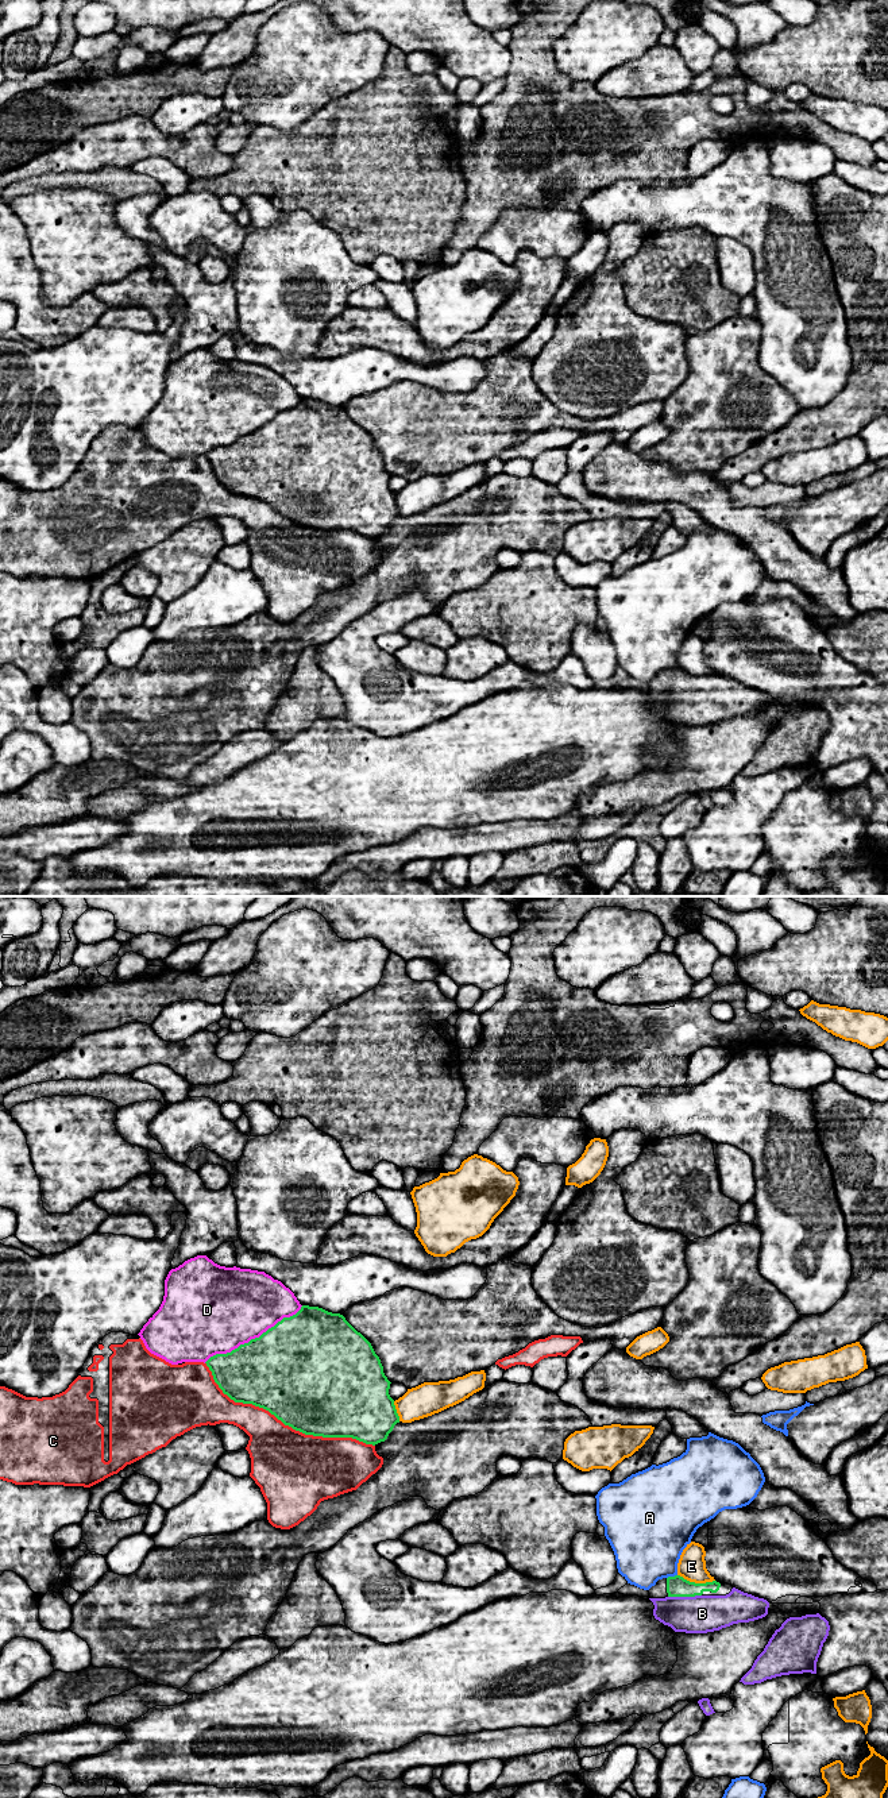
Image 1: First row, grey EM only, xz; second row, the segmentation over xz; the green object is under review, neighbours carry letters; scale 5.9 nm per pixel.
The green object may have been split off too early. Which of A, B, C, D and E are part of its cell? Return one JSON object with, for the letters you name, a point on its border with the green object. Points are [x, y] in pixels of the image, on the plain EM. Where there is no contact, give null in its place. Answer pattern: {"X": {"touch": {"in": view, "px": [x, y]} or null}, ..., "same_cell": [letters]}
{"B": {"touch": {"in": "xz", "px": [684, 689]}}, "same_cell": ["B"]}

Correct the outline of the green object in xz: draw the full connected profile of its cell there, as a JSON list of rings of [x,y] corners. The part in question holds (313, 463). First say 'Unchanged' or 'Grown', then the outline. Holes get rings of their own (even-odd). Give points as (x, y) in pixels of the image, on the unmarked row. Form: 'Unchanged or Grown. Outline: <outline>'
Unchanged. Outline: [[[302,398],[296,408],[283,410],[259,431],[240,437],[231,445],[216,447],[205,456],[215,475],[231,493],[263,501],[285,518],[305,528],[352,530],[375,539],[385,535],[399,516],[394,493],[389,487],[391,475],[385,468],[371,436],[343,408],[318,400]]]

